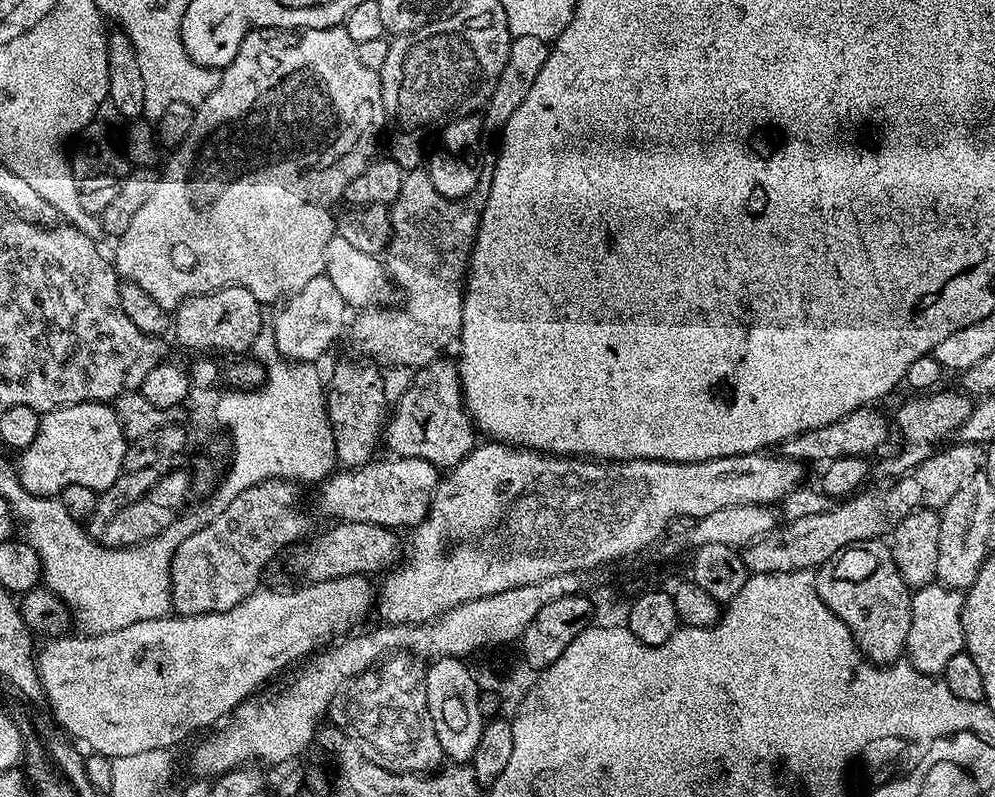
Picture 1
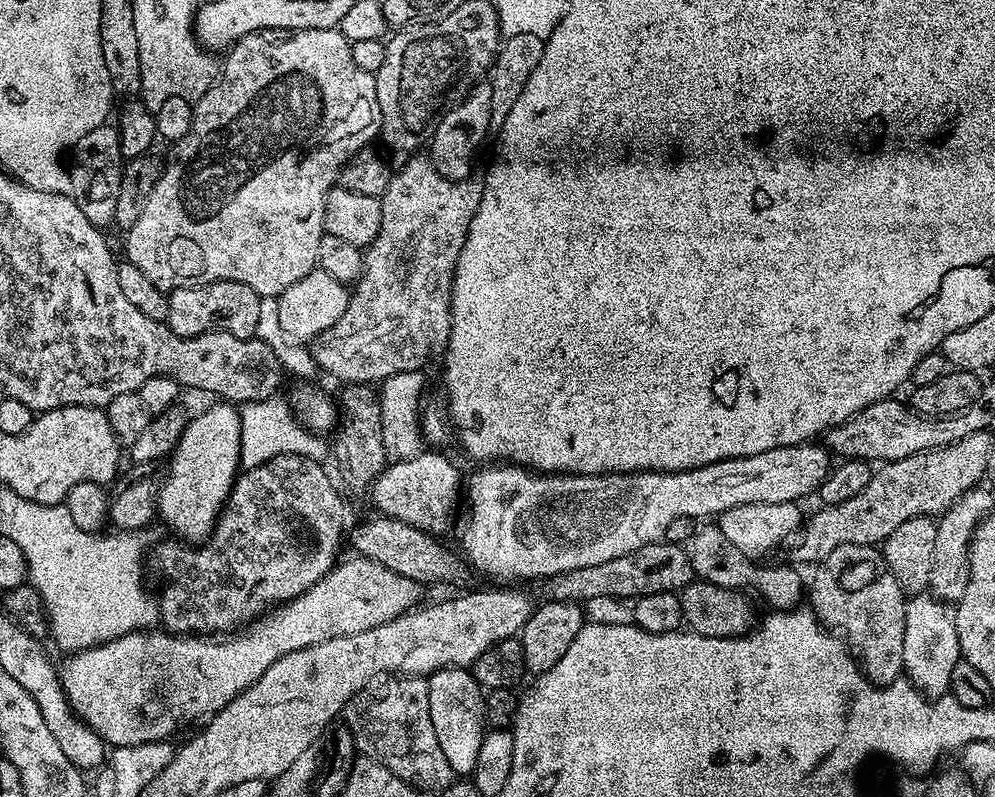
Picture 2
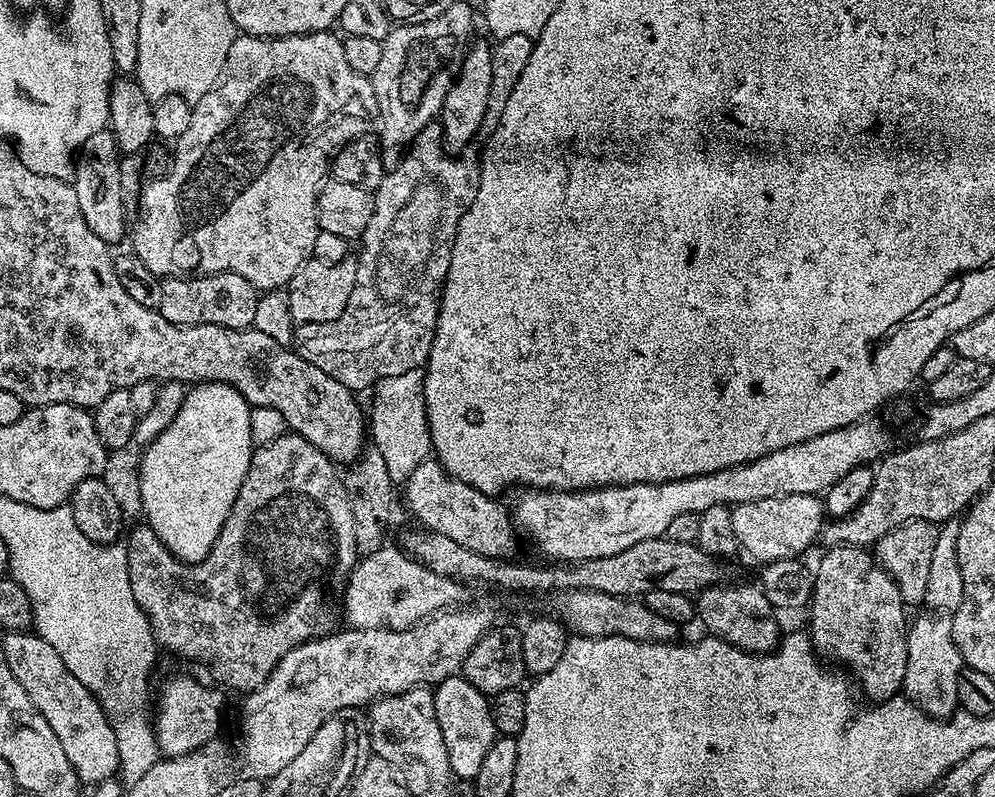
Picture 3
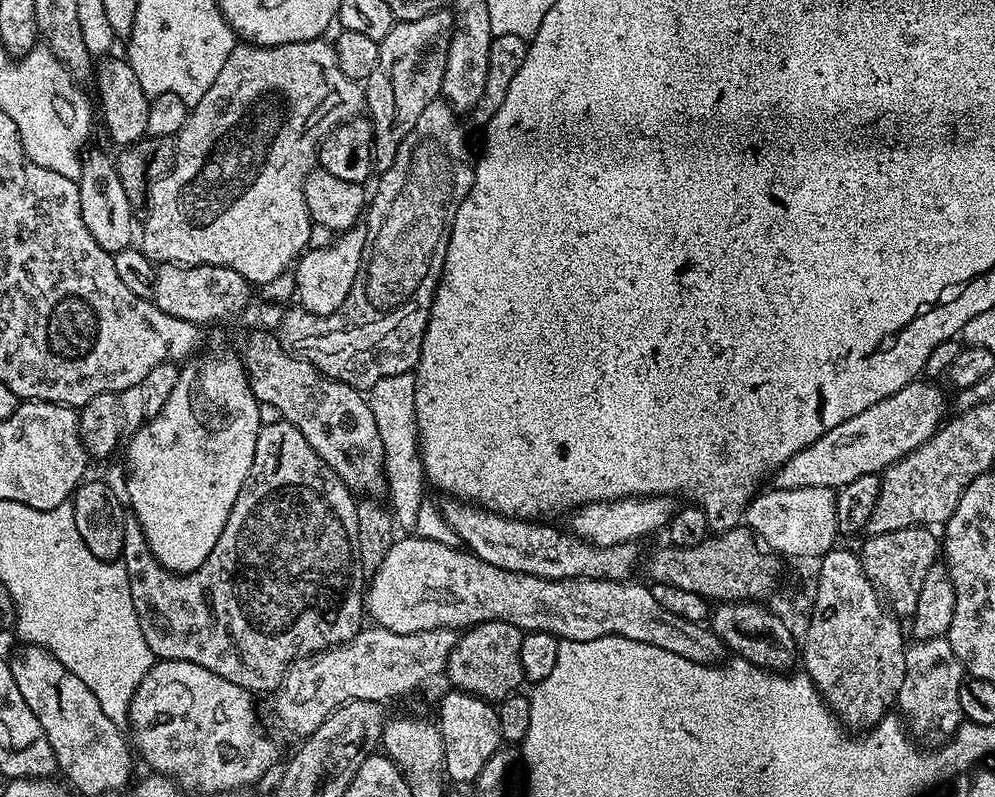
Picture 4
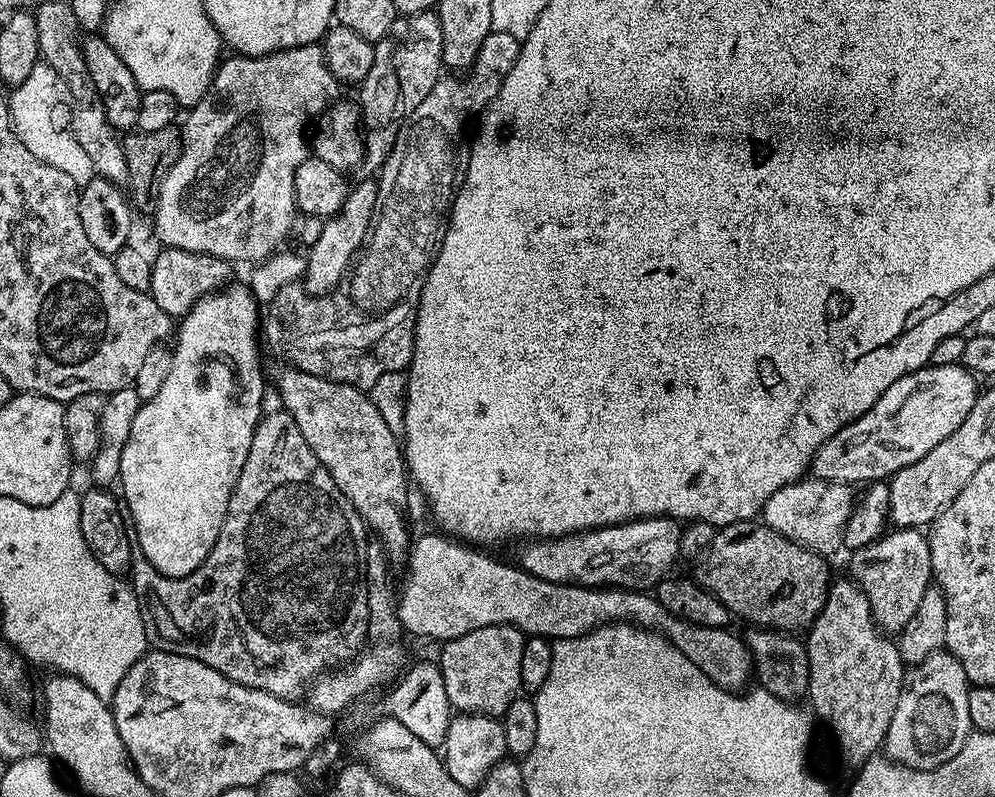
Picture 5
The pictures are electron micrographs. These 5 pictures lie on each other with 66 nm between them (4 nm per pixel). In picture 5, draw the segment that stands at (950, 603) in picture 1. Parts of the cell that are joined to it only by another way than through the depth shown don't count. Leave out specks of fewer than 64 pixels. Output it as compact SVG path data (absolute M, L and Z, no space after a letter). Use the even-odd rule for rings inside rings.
M947 650L930 654L915 665L900 691L898 706L894 706L894 718L890 718L884 739L887 755L897 764L917 770L941 768L954 759L974 731L968 705L969 687L963 664Z

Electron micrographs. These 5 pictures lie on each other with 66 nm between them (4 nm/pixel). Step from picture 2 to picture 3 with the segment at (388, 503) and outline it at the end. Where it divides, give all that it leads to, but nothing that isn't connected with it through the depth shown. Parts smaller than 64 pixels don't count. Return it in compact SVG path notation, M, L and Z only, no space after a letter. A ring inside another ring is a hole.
M435 459L422 461L410 474L402 488L402 500L406 508L424 523L421 525L427 531L446 534L446 538L454 538L458 546L474 550L483 556L508 558L513 555L518 528L509 509L507 512L499 504L501 502L499 499L474 490L472 484L457 480Z

